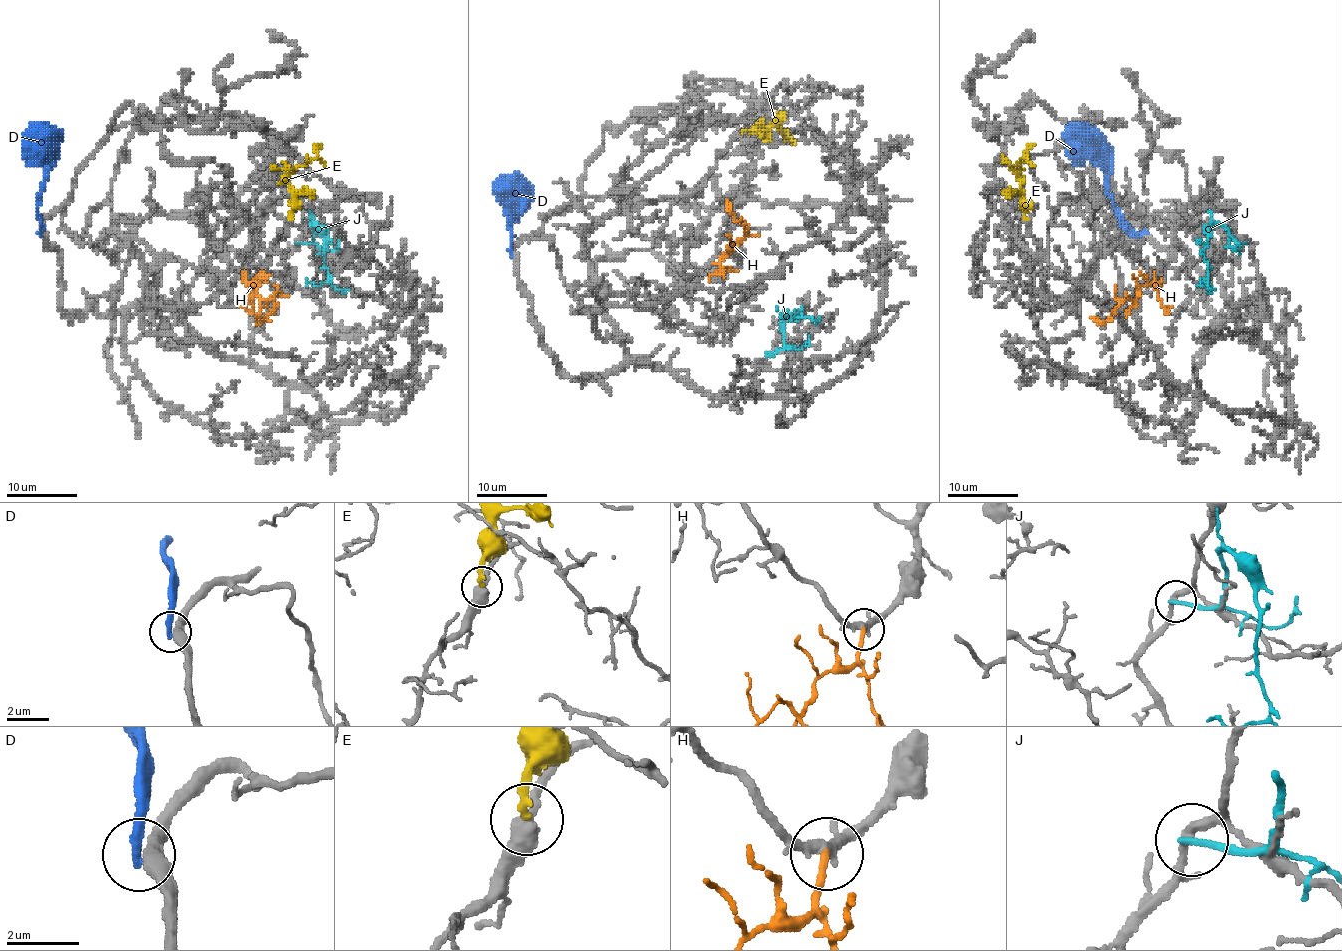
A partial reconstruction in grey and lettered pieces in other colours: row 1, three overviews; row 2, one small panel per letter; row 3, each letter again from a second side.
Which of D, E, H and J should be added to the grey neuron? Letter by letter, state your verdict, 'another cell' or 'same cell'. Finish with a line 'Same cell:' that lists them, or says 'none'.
D: another cell
E: another cell
H: same cell
J: another cell
Same cell: H

